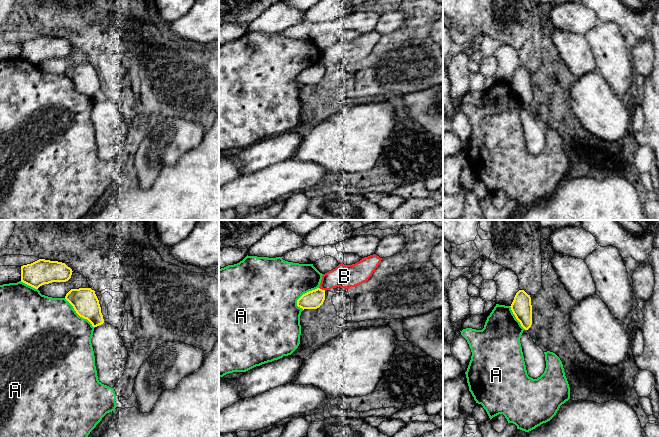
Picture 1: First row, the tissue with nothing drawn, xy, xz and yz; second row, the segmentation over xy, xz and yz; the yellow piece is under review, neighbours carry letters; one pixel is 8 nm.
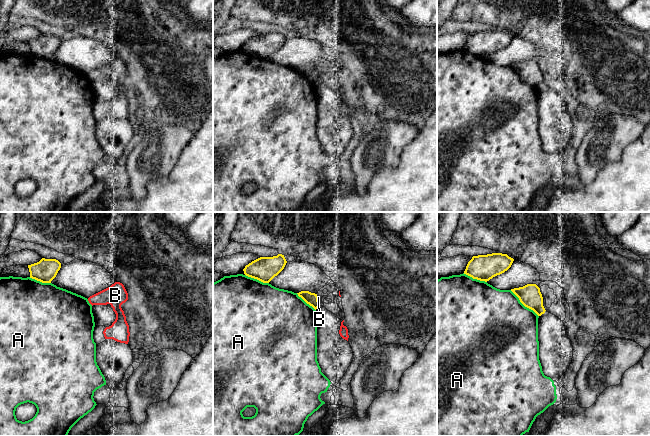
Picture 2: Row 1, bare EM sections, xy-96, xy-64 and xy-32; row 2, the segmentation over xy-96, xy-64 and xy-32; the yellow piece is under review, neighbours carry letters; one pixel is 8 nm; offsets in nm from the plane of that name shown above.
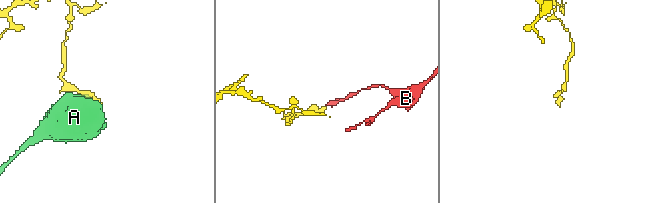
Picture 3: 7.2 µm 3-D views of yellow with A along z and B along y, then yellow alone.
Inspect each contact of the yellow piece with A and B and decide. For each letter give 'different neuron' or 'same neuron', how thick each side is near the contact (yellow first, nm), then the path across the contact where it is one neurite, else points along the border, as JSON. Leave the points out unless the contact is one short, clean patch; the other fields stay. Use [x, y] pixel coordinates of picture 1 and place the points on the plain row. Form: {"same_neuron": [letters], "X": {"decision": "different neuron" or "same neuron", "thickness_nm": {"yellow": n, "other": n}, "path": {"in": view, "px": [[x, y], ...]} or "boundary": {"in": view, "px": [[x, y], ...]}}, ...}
{"same_neuron": [], "A": {"decision": "different neuron", "thickness_nm": {"yellow": 200, "other": 500}}, "B": {"decision": "different neuron", "thickness_nm": {"yellow": 150, "other": 190}, "boundary": {"in": "xz", "px": [[319, 63], [324, 66]]}}}

